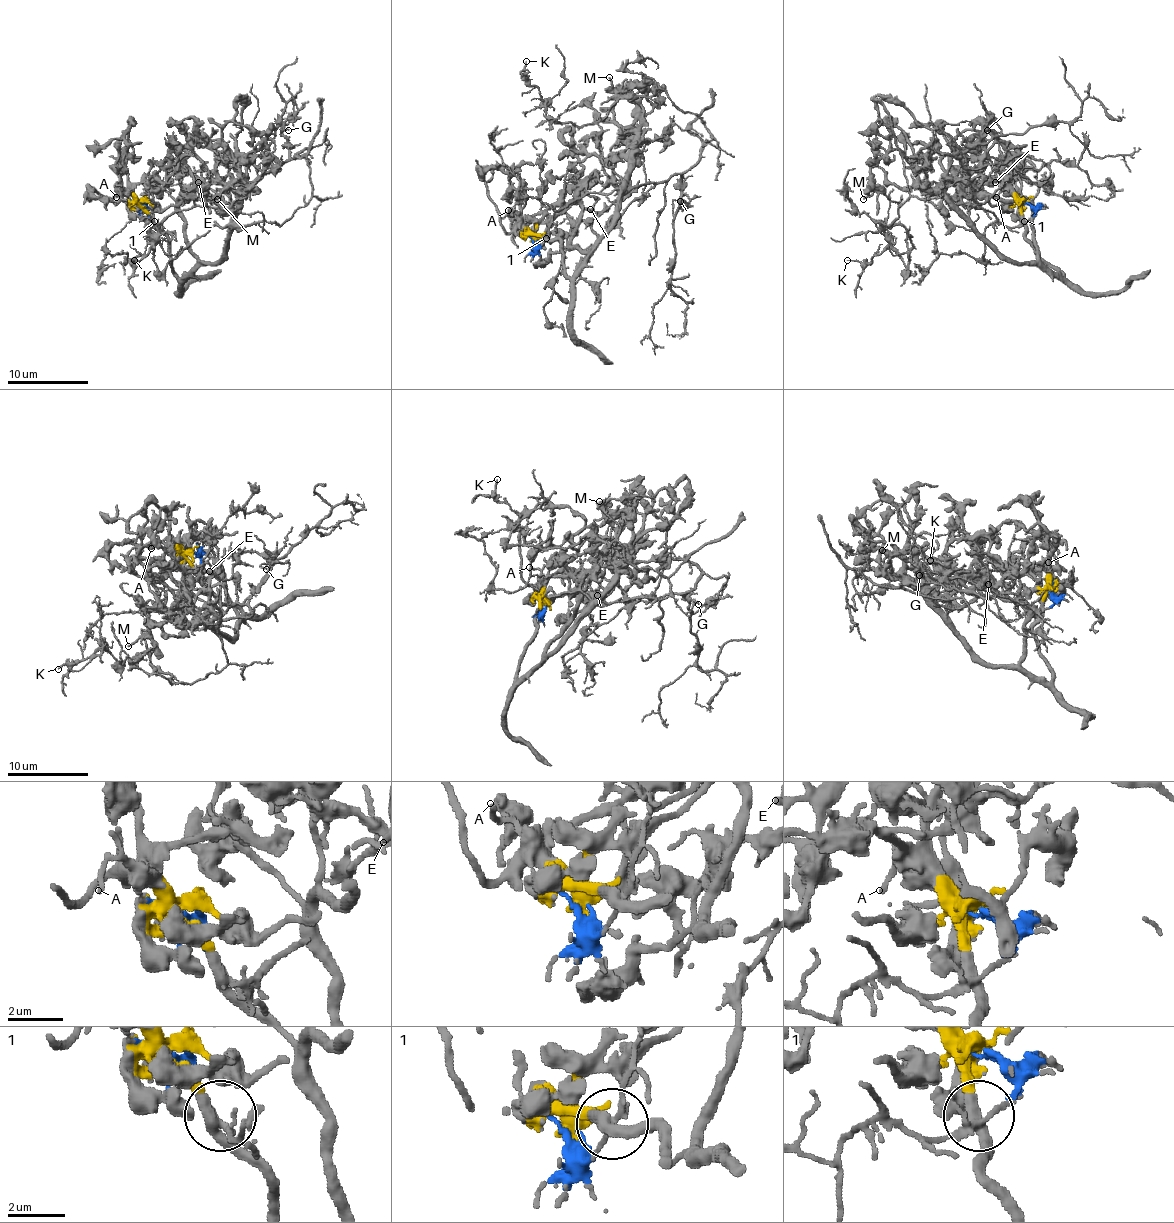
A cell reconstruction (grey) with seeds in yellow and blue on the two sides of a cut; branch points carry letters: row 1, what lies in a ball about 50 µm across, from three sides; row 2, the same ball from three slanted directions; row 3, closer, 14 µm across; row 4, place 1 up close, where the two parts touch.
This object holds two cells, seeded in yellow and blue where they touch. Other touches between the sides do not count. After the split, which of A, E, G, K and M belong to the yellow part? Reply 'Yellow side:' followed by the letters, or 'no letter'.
Yellow side: A, E, M

